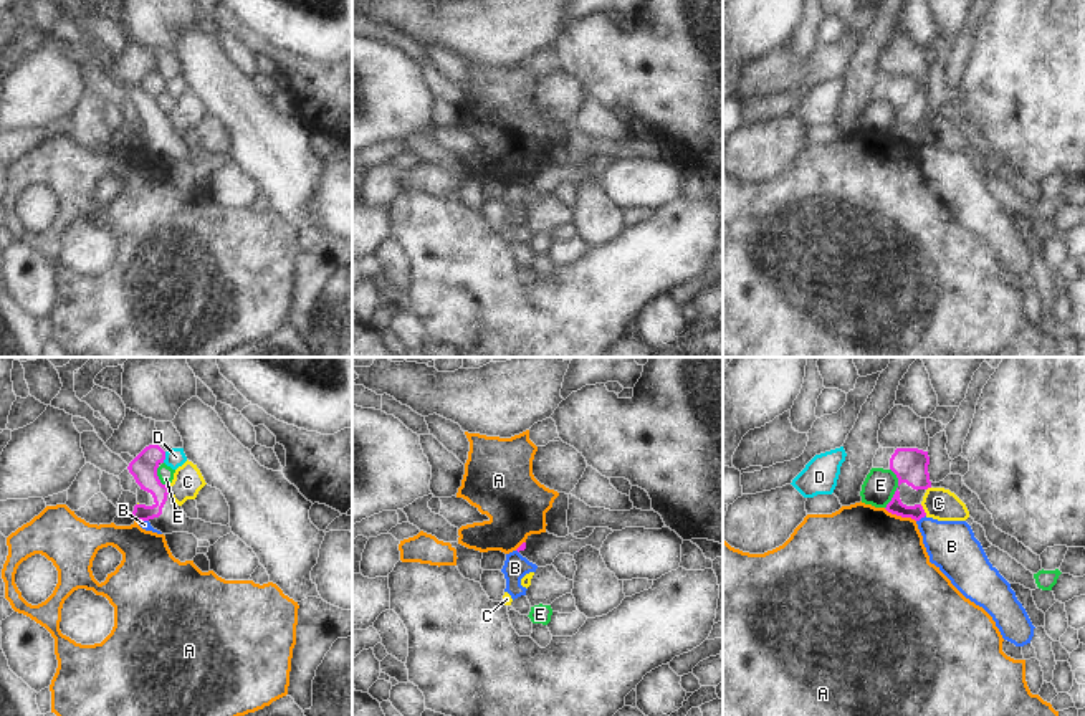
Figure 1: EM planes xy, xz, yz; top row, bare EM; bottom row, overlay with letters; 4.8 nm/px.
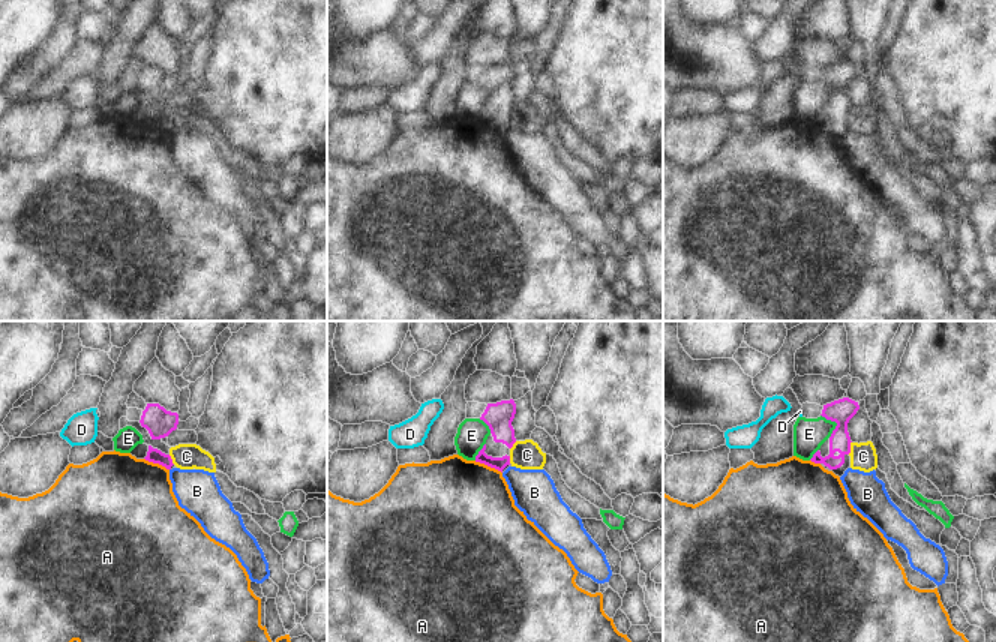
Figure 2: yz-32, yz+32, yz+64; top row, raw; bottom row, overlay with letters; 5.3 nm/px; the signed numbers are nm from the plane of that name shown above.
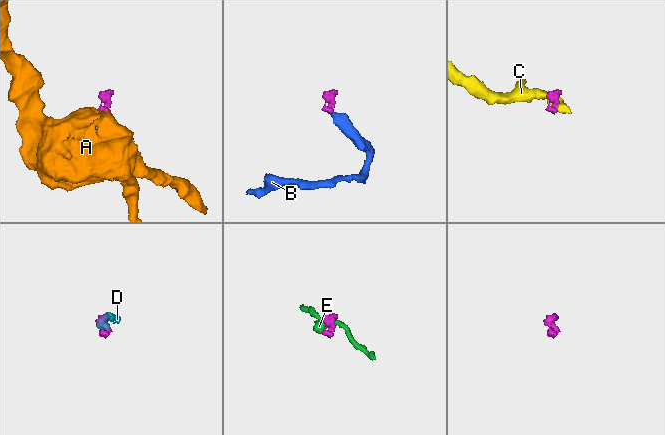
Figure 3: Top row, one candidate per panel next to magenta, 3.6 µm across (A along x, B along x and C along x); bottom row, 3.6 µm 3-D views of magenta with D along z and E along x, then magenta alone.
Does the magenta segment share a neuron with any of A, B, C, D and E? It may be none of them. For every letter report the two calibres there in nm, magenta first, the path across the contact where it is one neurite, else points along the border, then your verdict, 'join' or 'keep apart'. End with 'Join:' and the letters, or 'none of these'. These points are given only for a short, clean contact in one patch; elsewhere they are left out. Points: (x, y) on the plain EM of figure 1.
A: 80/480 nm | along yz (884, 138), (910, 146), (915, 151) | keep apart
B: 80/240 nm | along yz (925, 144), (917, 151) | keep apart
C: 80/160 nm | along yz (920, 134), (927, 144) | keep apart
D: 130/90 nm | along xy (166, 81), (162, 91) | keep apart
E: 80/160 nm | along yz (890, 98), (897, 108), (897, 119), (885, 138) | keep apart
Join: none of these

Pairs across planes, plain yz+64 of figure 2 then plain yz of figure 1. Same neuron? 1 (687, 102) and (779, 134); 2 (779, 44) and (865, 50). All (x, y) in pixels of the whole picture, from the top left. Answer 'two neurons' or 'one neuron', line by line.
1: two neurons
2: two neurons

